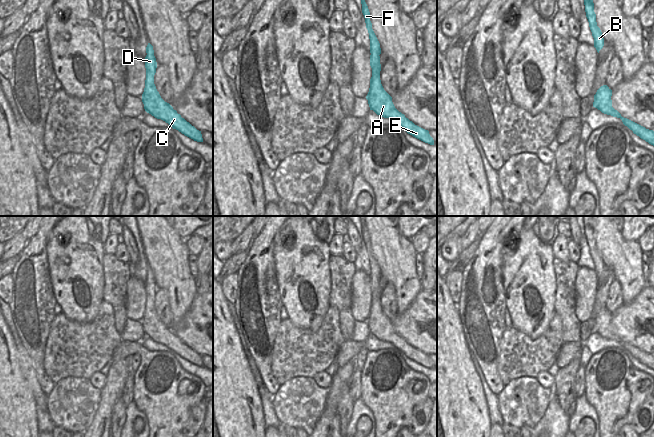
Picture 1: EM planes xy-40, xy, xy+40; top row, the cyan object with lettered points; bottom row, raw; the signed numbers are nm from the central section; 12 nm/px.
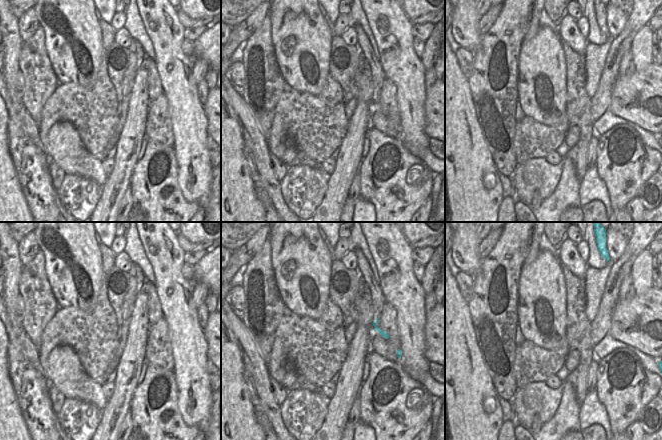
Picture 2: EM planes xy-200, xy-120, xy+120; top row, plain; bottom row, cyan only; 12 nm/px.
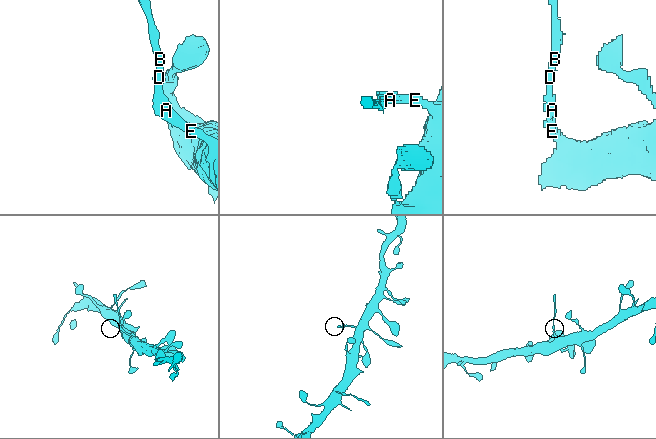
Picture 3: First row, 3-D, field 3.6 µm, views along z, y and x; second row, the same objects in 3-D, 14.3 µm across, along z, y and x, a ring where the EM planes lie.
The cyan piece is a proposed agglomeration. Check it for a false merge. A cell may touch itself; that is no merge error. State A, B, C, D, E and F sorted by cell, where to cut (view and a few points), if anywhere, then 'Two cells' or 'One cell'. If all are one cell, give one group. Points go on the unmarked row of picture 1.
Groups: A C D E / B F. Split along xy (371, 278), (375, 276), (378, 279). Two cells

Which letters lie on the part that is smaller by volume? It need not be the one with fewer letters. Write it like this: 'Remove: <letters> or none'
Remove: B, F

